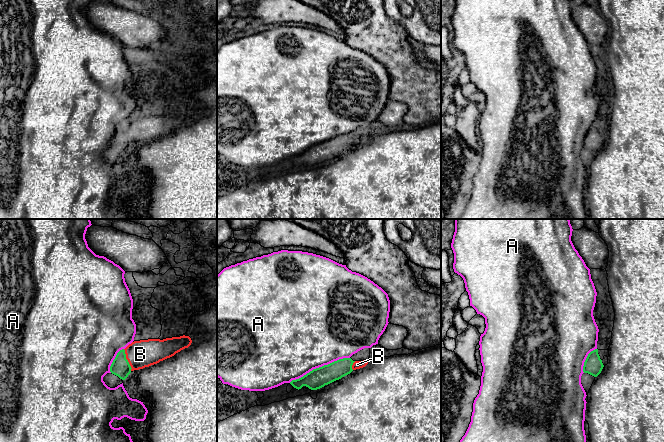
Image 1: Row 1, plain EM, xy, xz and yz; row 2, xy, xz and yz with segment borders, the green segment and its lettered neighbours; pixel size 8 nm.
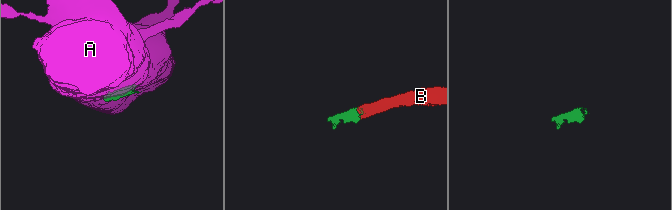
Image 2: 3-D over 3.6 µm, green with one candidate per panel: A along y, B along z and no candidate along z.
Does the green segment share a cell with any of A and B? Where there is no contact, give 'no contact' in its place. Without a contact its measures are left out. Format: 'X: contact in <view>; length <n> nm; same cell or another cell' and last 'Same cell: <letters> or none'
A: contact in xz; length 550 nm; another cell
B: contact in xy; length 190 nm; same cell
Same cell: B

